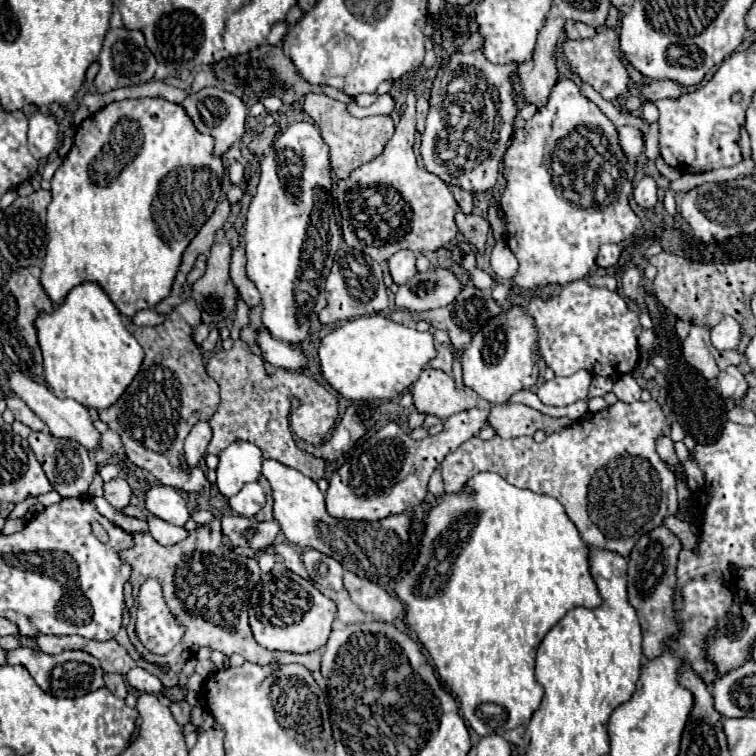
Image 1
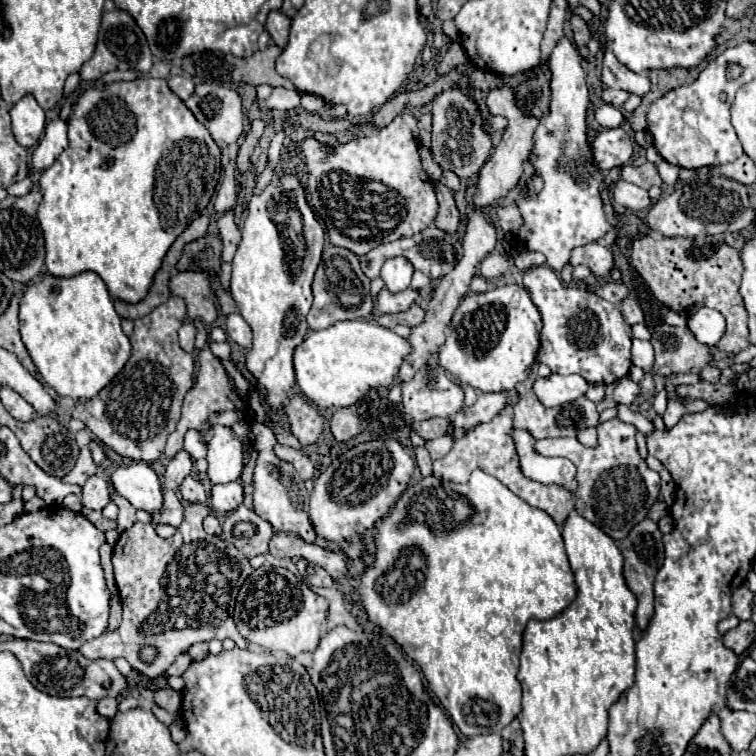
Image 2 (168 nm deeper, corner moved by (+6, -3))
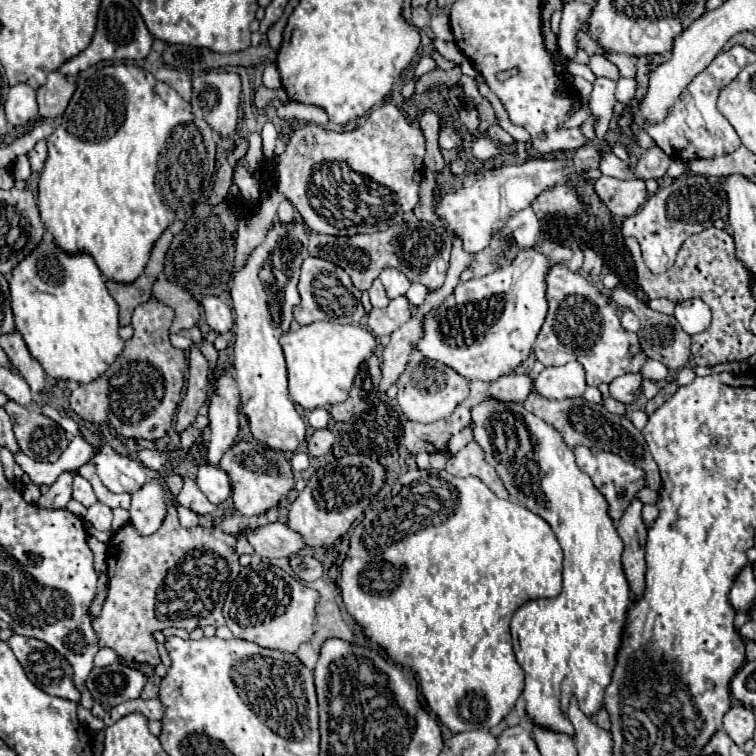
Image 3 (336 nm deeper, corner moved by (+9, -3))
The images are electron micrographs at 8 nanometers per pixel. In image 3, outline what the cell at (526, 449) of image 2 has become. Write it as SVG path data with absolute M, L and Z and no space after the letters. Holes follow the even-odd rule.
M495 399L475 405L471 409L471 419L475 423L473 437L483 447L487 463L491 463L503 479L511 499L543 517L551 525L553 533L559 537L561 549L565 553L563 591L555 599L537 599L519 607L511 621L511 635L517 663L525 671L523 699L529 721L537 727L573 737L575 731L571 721L567 719L567 707L571 697L577 697L579 709L587 717L593 717L601 709L603 695L607 685L611 683L617 653L623 643L627 611L631 605L629 583L621 569L623 541L619 539L613 521L607 515L607 503L603 495L577 467L573 451L563 443L561 435L551 425L523 411L521 403L499 403ZM495 435L505 435L505 439L495 441Z

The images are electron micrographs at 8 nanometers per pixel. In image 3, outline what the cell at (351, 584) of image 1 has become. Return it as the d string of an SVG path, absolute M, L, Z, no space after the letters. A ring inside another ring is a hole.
M271 523L259 529L245 531L249 543L255 547L255 553L267 559L279 559L279 557L291 557L299 551L307 549L307 543L303 537L289 529L285 523Z

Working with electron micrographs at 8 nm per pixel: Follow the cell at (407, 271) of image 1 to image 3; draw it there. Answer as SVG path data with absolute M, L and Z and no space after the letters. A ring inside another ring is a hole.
M395 267L383 269L381 275L379 275L379 279L381 279L381 283L383 283L389 299L395 299L399 295L405 295L407 289L409 289L409 285L411 285L409 279L399 269L395 269Z

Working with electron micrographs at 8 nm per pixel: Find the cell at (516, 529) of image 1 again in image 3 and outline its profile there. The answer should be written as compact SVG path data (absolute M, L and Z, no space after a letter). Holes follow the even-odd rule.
M415 469L401 475L395 487L391 489L391 493L375 499L375 503L371 503L371 507L365 511L363 521L355 527L349 541L349 553L341 567L341 595L349 615L365 629L365 635L377 645L381 645L395 663L409 667L411 671L417 673L417 679L421 681L419 683L421 693L425 695L427 705L439 717L439 721L447 725L451 733L463 733L473 729L491 729L499 725L499 721L513 709L513 705L521 697L523 669L517 665L513 655L509 623L513 613L527 601L553 599L561 593L561 583L563 583L561 569L563 569L563 551L559 547L555 533L551 531L549 523L543 517L539 517L537 513L529 511L519 503L499 499L479 477L459 479L449 475L447 471Z

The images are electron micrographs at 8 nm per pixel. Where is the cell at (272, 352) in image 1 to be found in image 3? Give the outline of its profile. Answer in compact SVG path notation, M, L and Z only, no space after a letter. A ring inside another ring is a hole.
M205 297L203 309L207 315L207 323L215 333L233 331L233 313L231 307L221 297Z

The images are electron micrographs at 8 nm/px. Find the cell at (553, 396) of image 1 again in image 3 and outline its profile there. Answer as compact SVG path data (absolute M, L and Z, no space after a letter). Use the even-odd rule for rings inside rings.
M567 363L561 367L545 367L535 379L533 387L547 399L581 397L585 391L585 375L579 363Z

